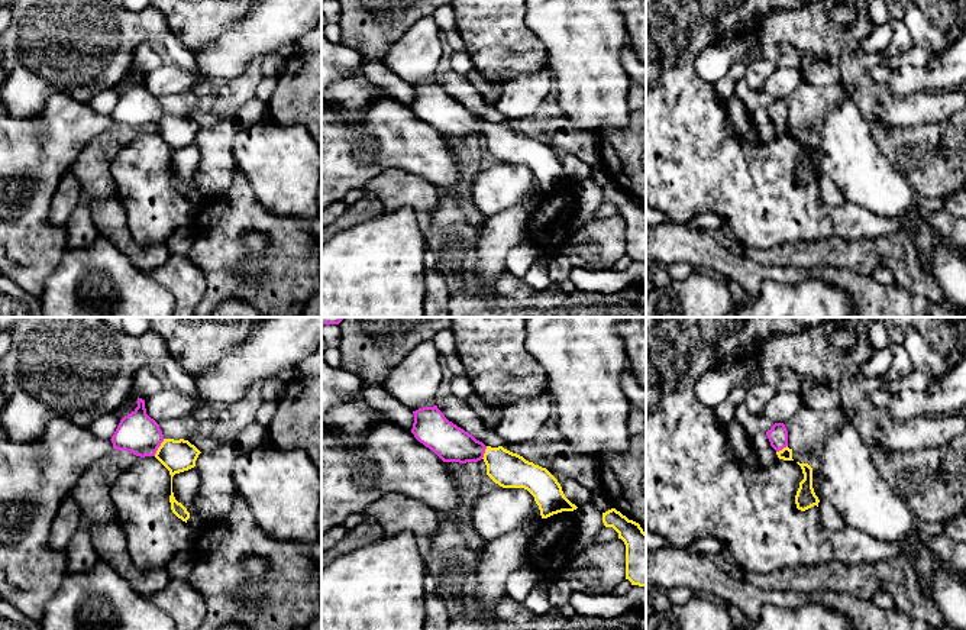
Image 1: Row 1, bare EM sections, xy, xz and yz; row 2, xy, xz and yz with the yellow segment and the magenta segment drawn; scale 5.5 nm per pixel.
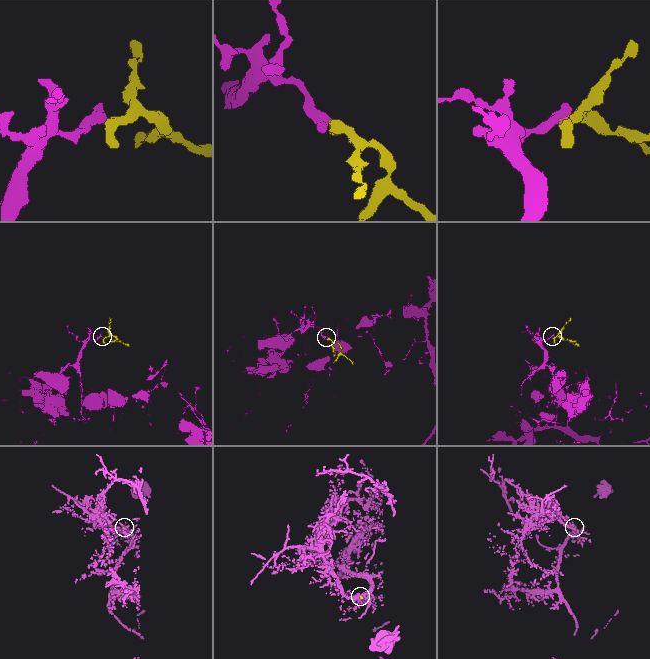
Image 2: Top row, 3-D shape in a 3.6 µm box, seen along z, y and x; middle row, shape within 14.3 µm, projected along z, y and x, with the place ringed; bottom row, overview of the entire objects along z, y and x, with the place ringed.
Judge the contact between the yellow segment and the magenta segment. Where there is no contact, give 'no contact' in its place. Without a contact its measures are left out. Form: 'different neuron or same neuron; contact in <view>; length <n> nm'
same neuron; contact in xy; length 110 nm

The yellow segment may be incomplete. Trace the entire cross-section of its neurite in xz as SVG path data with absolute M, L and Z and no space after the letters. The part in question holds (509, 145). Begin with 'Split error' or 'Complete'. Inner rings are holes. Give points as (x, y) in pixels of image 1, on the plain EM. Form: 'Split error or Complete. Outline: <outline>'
Split error. Outline: M423 83L416 87L411 109L426 123L433 126L443 138L478 138L484 136L487 140L487 151L503 164L524 164L539 181L542 194L547 194L562 187L574 187L578 182L572 180L563 169L558 155L546 145L533 138L526 136L523 132L513 129L503 122L491 123L476 116L472 110L449 97L443 88L433 83Z

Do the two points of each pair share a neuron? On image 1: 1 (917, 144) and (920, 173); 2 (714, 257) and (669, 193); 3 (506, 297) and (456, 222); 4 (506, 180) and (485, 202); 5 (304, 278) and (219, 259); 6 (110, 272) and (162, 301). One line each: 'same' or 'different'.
1: same
2: different
3: same
4: same
5: same
6: same

